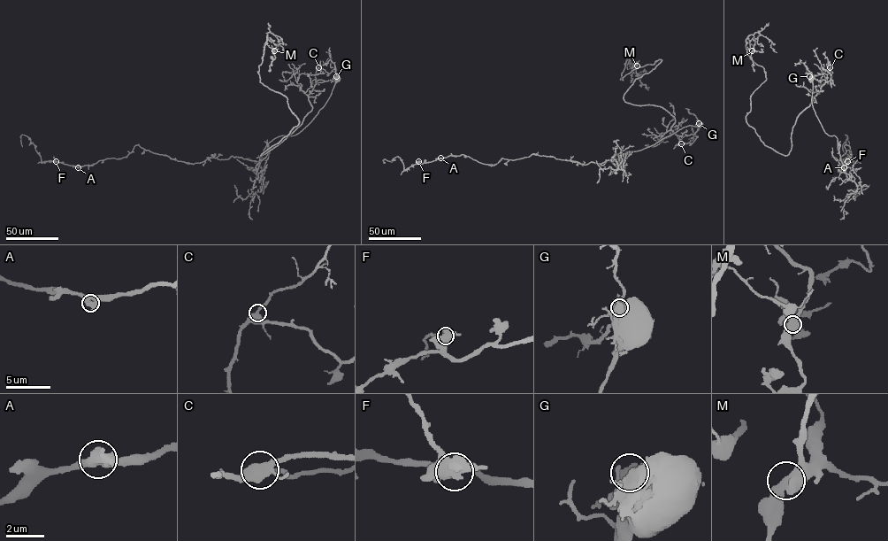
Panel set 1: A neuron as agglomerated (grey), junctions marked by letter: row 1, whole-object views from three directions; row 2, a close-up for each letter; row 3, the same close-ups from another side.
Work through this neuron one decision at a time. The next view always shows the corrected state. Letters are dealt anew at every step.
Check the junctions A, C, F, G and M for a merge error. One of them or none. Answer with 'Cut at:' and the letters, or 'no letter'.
Cut at: G

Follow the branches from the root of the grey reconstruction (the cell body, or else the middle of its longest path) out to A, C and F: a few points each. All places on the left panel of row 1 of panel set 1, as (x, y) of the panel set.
A: (338, 78), (312, 119), (271, 140), (258, 166), (232, 156), (191, 164), (136, 144), (126, 157), (78, 167)
C: (338, 78), (317, 81), (315, 73), (318, 67)
F: (338, 78), (312, 119), (271, 140), (258, 166), (232, 156), (187, 163), (138, 144), (90, 166), (56, 161)

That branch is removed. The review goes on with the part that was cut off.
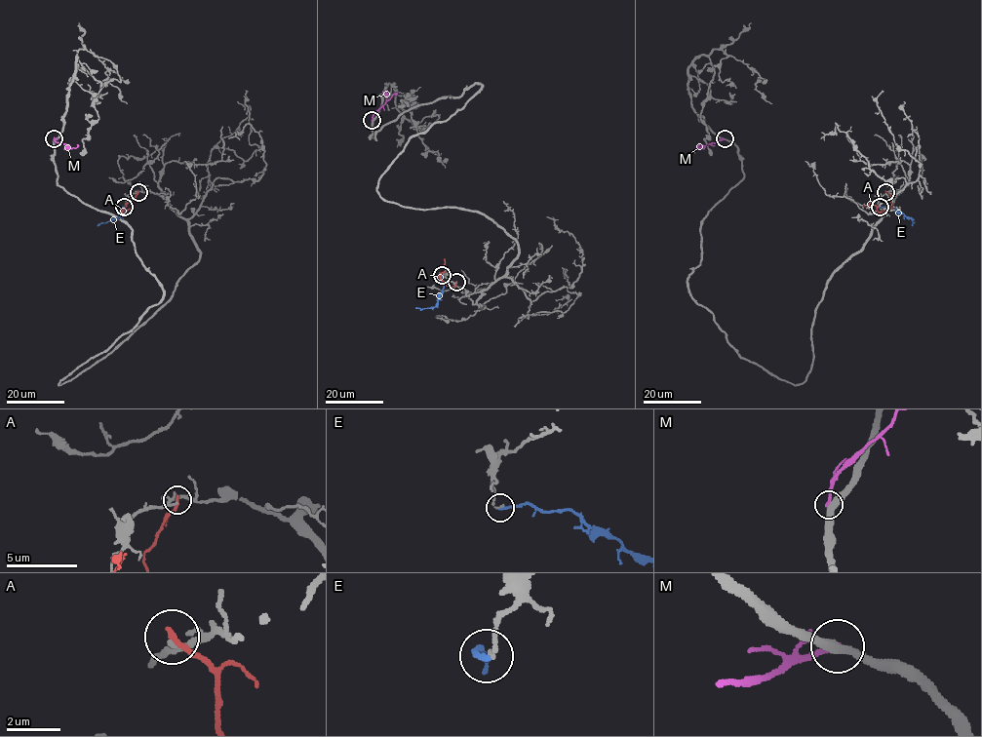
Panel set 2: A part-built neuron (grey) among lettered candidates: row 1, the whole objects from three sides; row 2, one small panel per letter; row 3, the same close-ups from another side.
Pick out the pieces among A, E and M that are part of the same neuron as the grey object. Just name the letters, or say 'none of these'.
none of these

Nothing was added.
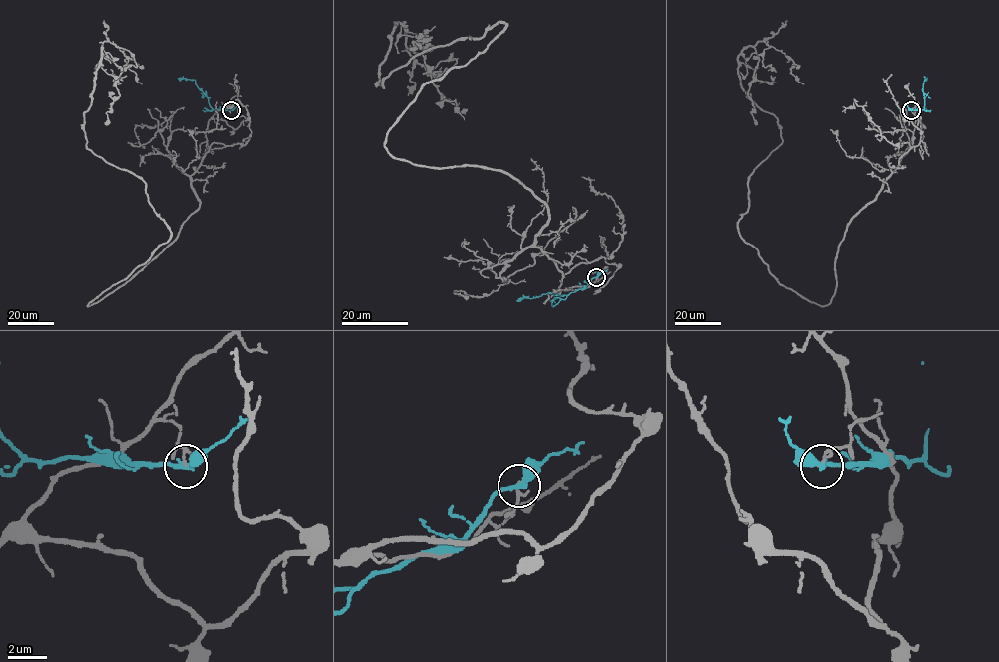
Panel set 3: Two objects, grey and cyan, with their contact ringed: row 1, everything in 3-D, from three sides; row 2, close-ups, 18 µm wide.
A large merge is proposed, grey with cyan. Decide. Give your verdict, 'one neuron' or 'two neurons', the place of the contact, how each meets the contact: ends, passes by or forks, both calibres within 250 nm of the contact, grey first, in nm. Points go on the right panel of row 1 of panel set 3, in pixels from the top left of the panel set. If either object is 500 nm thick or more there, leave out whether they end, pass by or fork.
two neurons | (911, 110) | grey passes by | cyan passes by | 100/320 nm

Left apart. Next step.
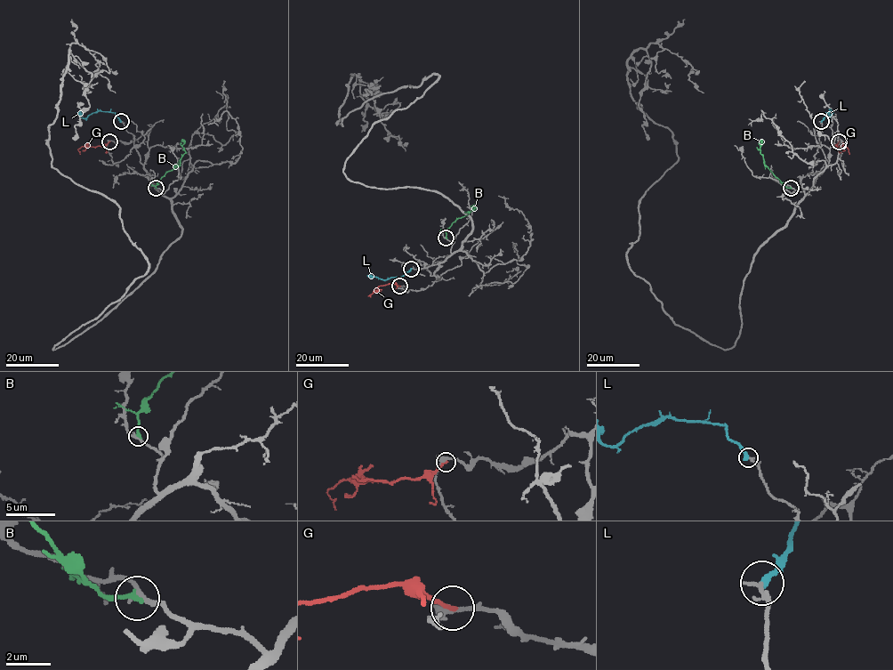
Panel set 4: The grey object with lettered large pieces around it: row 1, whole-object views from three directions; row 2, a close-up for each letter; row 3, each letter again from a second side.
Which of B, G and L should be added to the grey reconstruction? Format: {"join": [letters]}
{"join": ["L"]}

